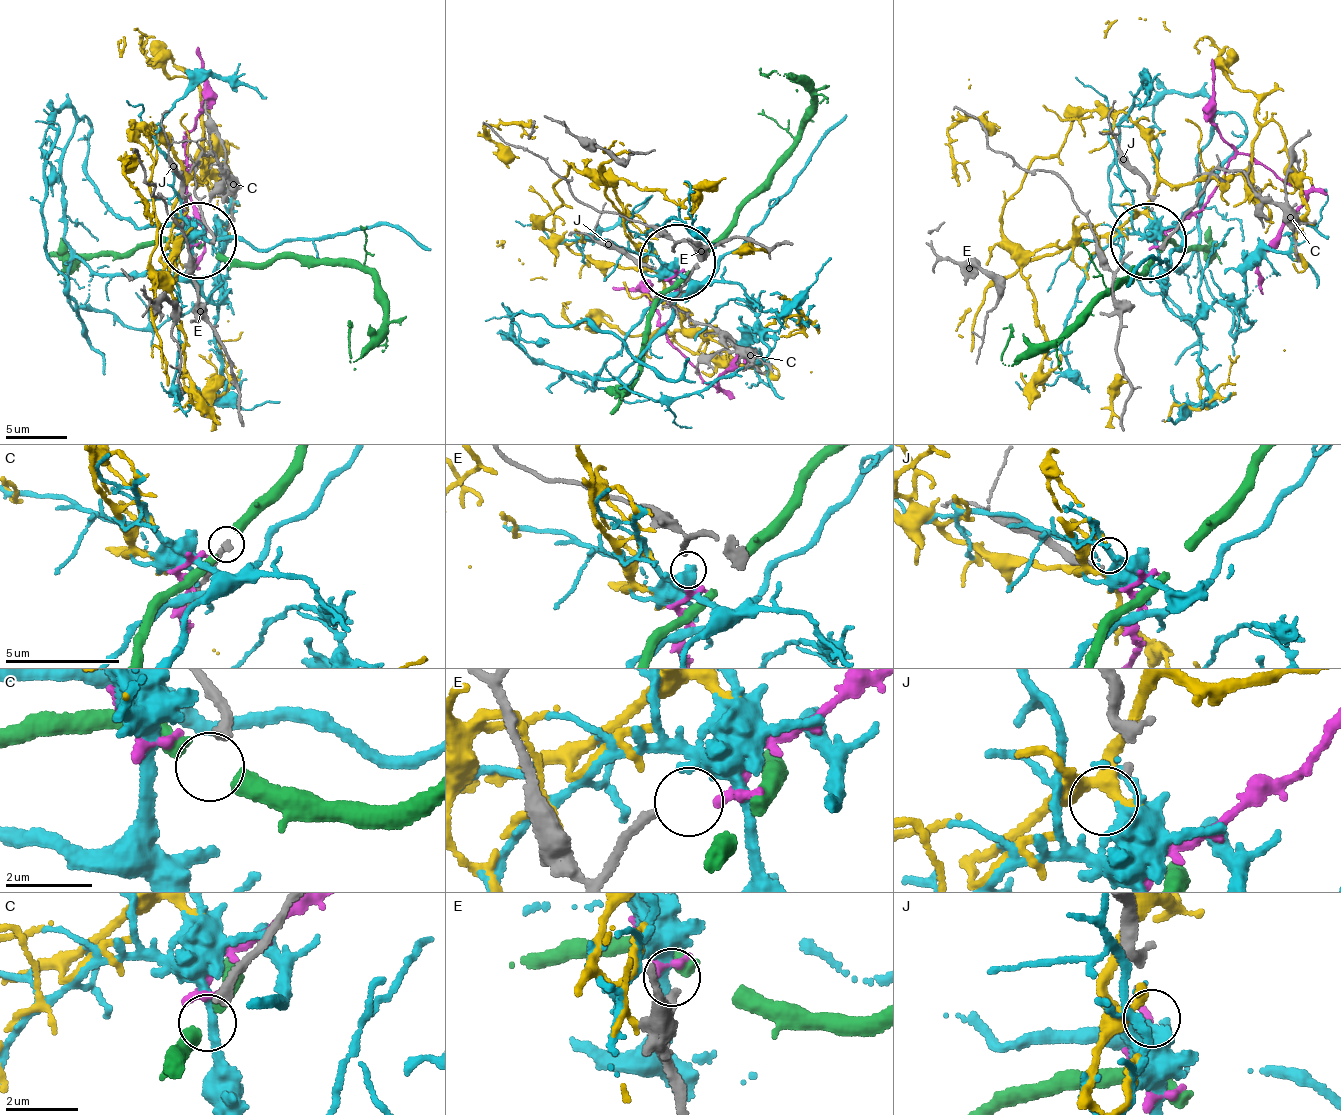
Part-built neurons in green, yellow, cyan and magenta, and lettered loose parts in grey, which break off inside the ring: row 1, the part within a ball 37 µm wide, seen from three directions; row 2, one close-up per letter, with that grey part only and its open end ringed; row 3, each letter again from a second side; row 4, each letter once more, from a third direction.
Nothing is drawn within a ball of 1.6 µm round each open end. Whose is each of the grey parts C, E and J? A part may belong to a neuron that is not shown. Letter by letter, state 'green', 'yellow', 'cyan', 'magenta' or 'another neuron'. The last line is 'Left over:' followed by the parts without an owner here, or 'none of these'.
C: another neuron
E: magenta
J: another neuron
Left over: C, J

